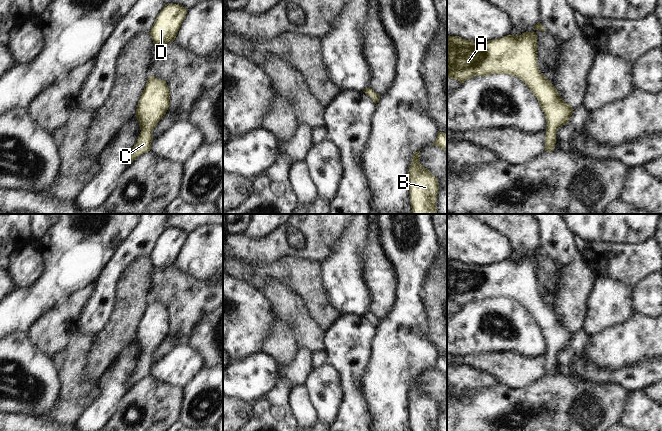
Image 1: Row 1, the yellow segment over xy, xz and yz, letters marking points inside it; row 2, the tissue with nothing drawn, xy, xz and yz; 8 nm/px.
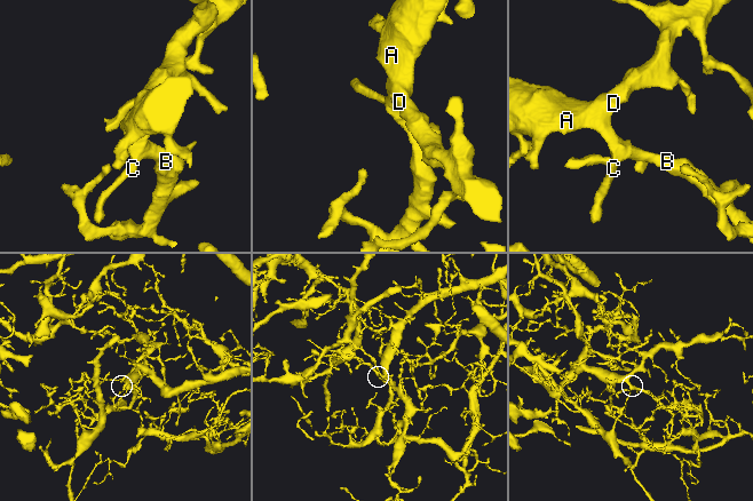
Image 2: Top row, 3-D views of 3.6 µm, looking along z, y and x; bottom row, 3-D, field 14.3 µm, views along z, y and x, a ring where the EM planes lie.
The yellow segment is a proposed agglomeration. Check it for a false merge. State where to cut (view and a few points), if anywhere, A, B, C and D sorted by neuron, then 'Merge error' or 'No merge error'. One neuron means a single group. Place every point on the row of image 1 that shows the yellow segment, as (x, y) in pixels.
No split. Groups: A B C D. No merge error

